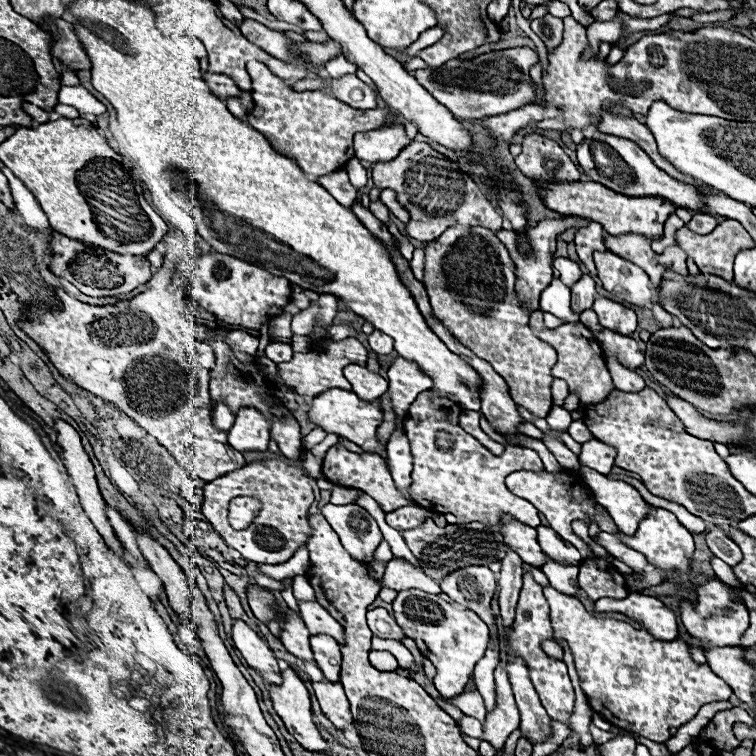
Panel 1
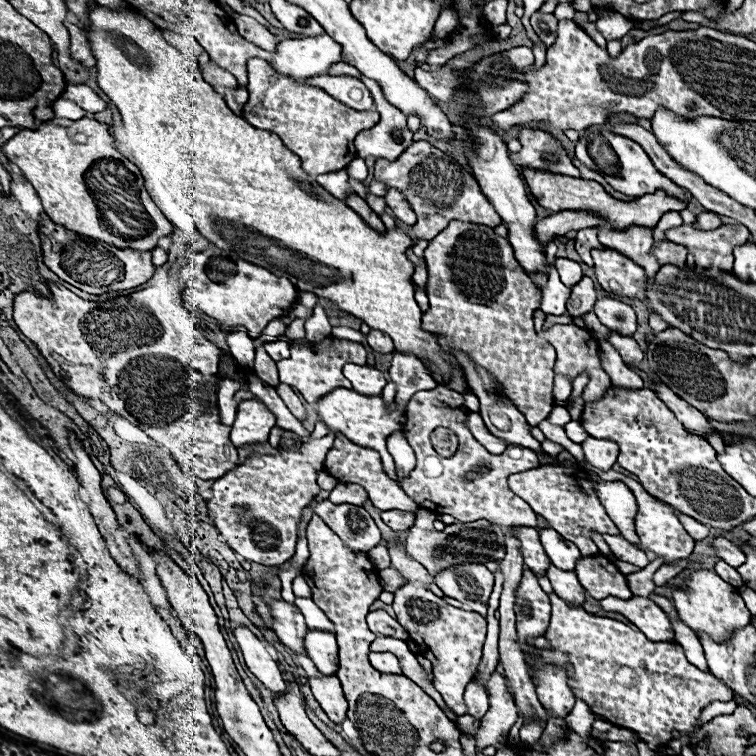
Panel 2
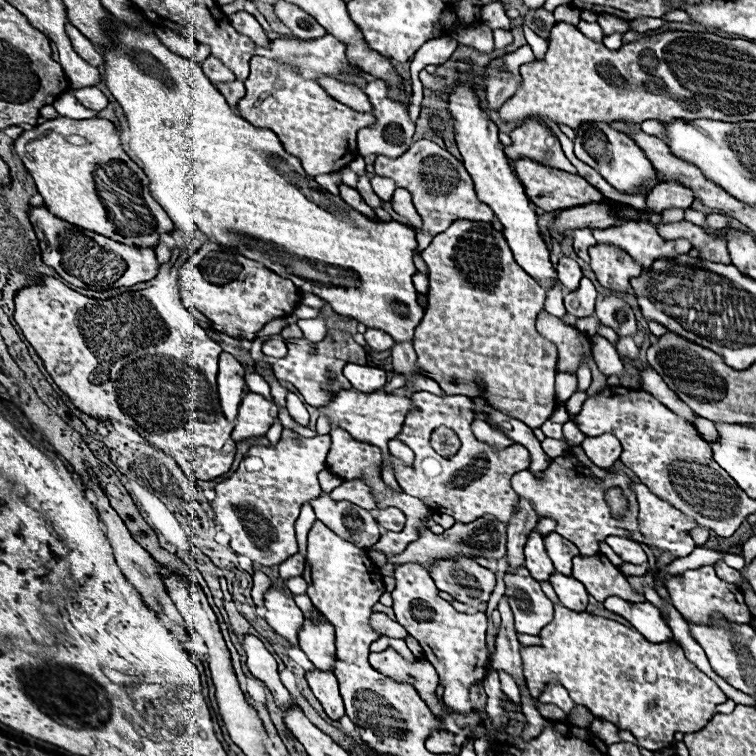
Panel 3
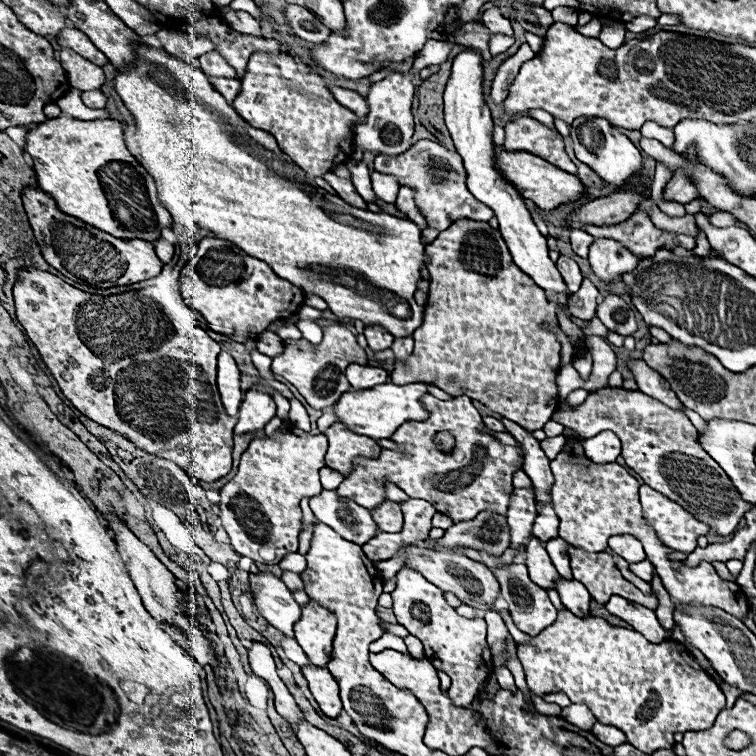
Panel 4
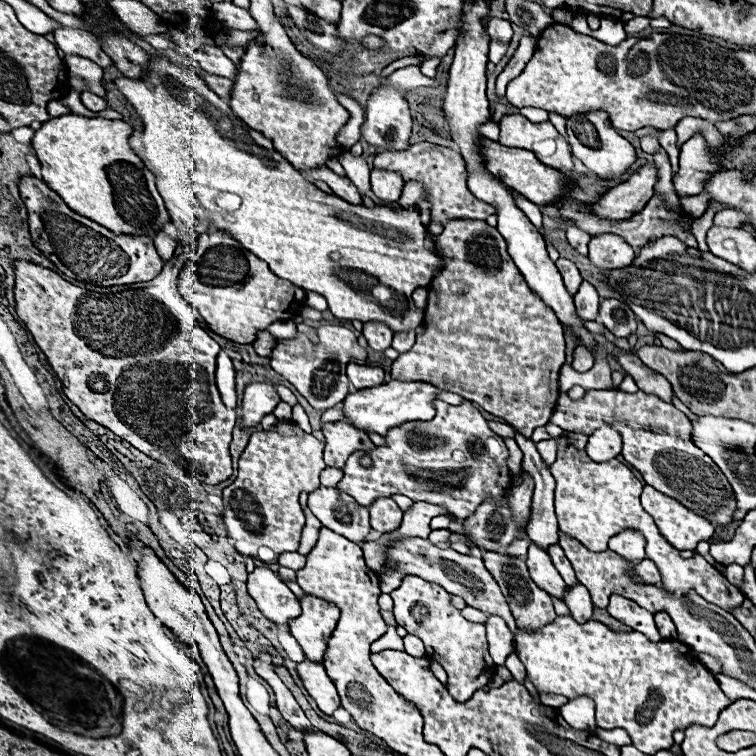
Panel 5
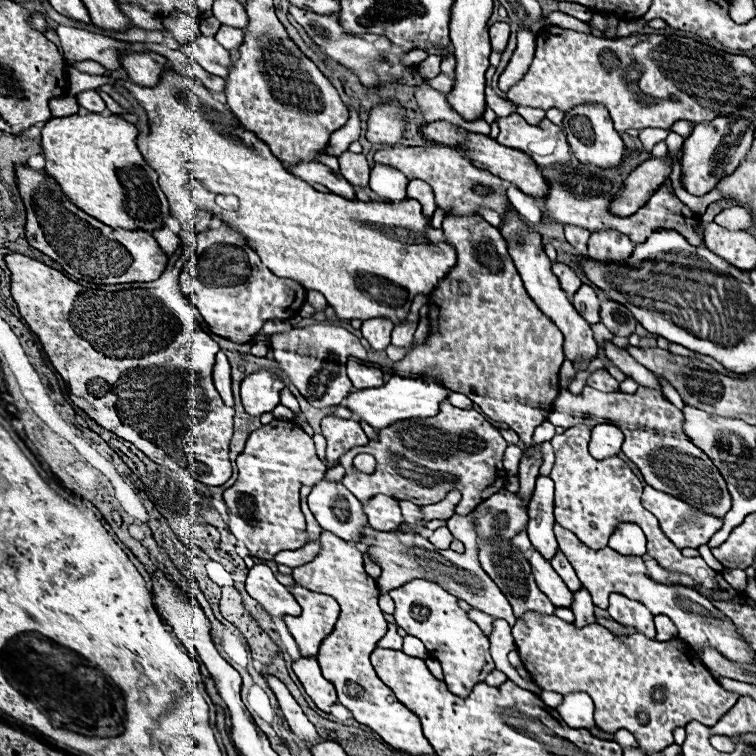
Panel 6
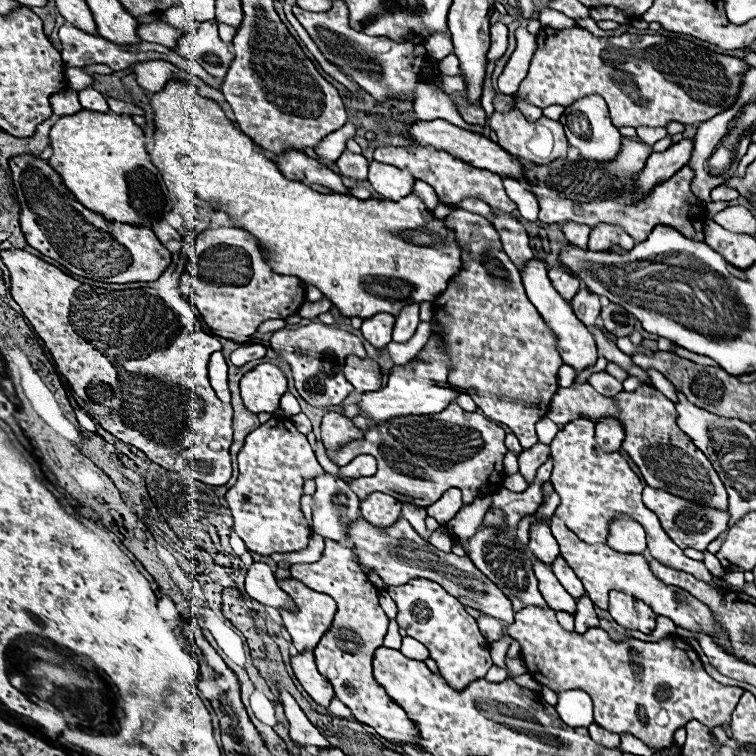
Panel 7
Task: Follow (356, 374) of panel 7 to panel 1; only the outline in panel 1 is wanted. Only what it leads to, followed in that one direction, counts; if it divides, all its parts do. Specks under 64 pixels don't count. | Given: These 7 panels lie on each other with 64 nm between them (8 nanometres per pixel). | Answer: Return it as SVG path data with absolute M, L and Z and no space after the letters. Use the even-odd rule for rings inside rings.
M350 364L350 366L344 368L344 376L352 384L354 394L358 394L364 402L378 400L388 390L388 380L382 378L380 374L376 374L376 372L370 372L364 366Z

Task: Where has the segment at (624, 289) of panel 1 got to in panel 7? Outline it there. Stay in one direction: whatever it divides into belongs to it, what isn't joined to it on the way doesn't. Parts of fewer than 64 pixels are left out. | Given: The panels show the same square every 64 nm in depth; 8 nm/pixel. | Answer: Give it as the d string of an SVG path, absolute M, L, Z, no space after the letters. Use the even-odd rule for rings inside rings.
M600 224L592 228L590 240L588 240L588 250L592 252L610 252L612 248L622 248L622 250L632 250L634 240L618 226L612 224Z

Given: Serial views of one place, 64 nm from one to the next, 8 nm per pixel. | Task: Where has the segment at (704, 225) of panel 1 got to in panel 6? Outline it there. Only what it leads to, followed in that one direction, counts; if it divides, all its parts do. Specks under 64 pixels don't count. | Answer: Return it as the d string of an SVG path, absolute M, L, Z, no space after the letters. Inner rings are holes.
M732 206L732 208L722 210L714 218L714 222L728 228L728 230L746 230L752 226L752 214L742 206Z

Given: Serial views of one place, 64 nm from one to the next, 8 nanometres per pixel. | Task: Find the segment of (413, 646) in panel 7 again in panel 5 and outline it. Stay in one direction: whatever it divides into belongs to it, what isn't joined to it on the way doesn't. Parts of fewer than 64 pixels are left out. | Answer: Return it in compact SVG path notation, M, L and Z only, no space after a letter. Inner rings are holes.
M406 634L406 636L404 636L404 646L406 646L406 652L408 652L410 656L426 656L424 644L420 642L420 638L416 638L416 636L412 636L412 634Z

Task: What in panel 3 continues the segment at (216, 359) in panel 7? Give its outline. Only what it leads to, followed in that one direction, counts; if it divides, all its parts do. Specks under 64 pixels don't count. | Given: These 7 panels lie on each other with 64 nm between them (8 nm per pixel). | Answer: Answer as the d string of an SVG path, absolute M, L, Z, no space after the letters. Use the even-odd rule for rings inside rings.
M228 352L220 354L220 372L218 372L218 392L224 416L234 422L238 404L244 392L244 368L242 364Z

